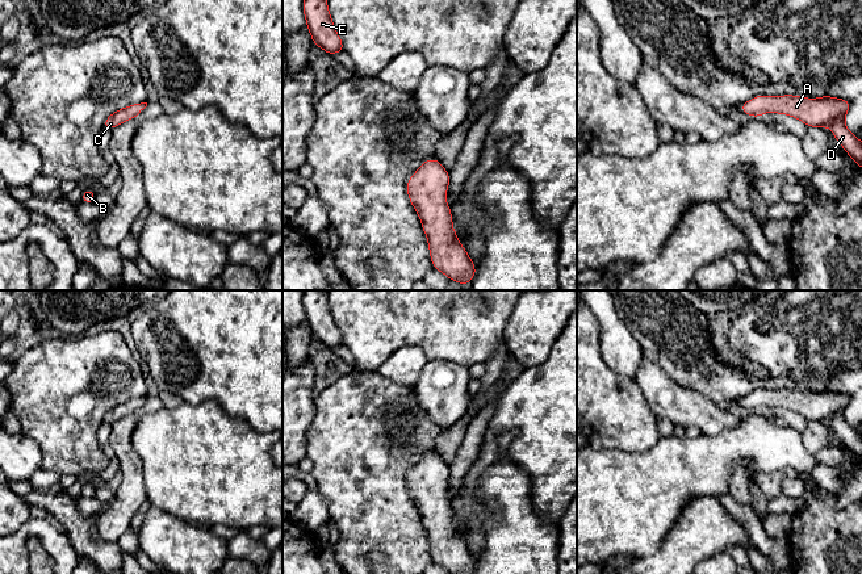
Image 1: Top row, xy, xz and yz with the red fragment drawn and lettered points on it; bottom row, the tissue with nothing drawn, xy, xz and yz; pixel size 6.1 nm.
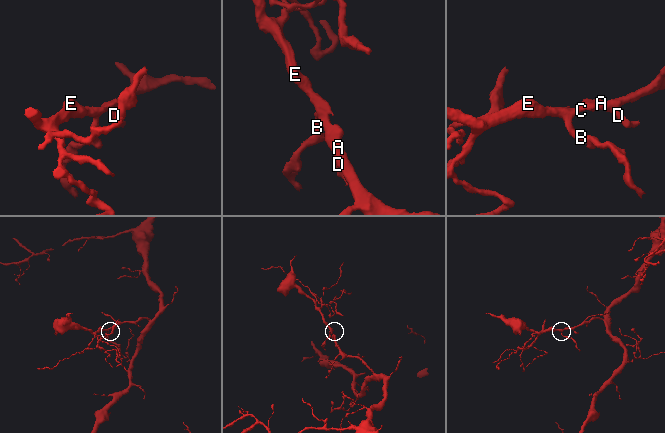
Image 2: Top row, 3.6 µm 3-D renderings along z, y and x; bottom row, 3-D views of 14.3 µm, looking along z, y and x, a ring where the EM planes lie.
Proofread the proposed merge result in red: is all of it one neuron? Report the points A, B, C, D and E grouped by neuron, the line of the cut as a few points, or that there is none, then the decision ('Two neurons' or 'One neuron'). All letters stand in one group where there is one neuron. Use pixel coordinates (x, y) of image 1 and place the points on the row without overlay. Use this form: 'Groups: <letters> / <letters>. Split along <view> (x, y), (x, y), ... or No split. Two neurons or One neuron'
Groups: A B C D E. No split. One neuron

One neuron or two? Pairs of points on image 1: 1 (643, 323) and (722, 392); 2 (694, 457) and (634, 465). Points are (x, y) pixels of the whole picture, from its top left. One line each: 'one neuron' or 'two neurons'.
1: one neuron
2: one neuron

